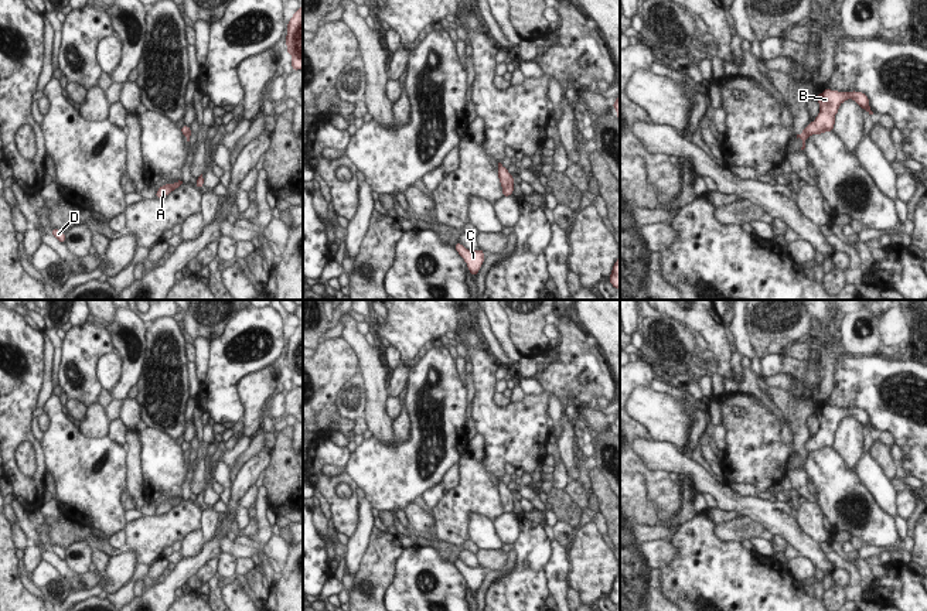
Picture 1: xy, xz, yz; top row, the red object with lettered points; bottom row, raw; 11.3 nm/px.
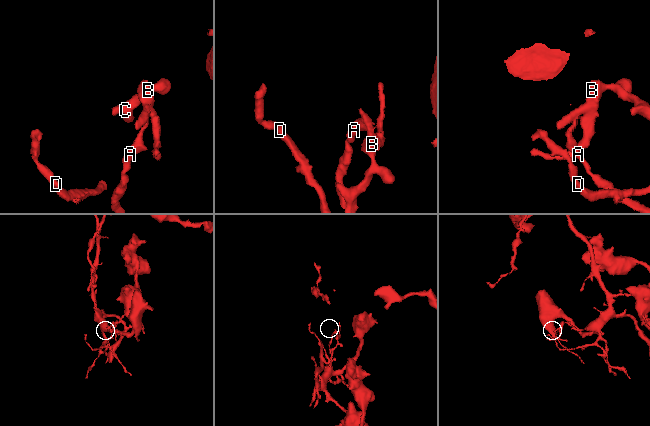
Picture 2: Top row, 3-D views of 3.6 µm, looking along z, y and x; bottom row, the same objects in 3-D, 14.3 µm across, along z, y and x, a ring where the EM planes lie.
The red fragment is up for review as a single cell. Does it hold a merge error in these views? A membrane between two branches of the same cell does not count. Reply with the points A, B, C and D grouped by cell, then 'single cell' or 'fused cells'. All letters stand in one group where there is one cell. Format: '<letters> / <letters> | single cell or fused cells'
A / B C D | fused cells

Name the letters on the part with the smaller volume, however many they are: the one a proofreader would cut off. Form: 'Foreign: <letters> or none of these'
Foreign: A

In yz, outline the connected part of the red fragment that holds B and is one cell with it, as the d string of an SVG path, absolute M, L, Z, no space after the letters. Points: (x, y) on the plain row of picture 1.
M824 406L822 410L817 413L818 420L821 423L818 433L814 438L810 438L805 444L808 453L822 451L825 448L832 448L835 443L834 433L839 427L839 421L843 420L846 416L855 417L862 426L865 426L869 431L873 431L869 423L869 414L866 410L862 409L838 409L831 406Z

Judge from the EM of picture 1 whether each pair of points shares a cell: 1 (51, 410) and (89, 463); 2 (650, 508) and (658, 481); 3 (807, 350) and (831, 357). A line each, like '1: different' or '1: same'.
1: same
2: different
3: same

